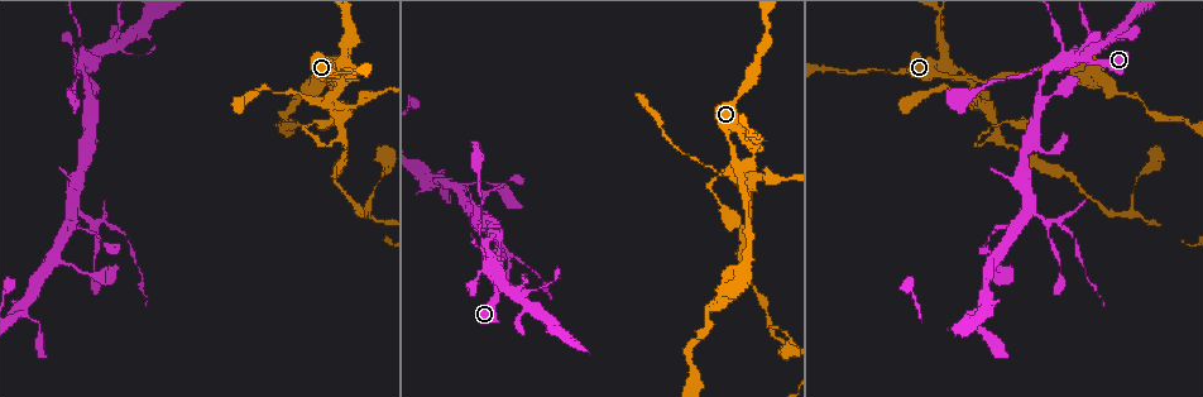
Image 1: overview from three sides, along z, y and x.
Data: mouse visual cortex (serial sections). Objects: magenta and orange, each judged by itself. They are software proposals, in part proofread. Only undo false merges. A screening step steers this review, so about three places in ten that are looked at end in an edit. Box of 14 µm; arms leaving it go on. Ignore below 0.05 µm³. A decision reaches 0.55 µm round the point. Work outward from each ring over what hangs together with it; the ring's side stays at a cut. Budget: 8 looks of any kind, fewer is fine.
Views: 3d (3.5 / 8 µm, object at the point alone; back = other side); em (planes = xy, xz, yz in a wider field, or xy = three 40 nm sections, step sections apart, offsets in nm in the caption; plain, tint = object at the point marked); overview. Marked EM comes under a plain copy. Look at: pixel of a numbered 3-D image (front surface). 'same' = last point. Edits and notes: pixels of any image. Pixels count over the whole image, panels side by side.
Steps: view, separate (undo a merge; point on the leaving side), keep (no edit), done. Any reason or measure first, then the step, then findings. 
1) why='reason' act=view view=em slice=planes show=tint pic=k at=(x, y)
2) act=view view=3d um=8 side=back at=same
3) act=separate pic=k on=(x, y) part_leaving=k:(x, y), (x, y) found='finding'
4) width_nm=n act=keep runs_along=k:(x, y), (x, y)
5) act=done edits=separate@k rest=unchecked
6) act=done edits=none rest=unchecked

why='side arm on a straight run' act=view view=3d um=3.5 pic=1 at=(1047, 67)

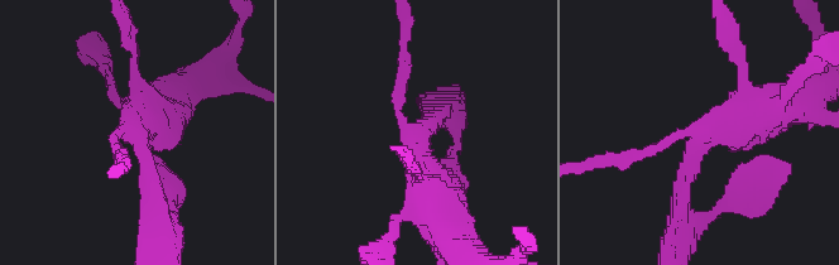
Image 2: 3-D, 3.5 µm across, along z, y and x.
arms=3 arm_widths_nm=150,250,400 act=view view=em slice=xy step=3 show=tint pic=2 at=(131, 132)

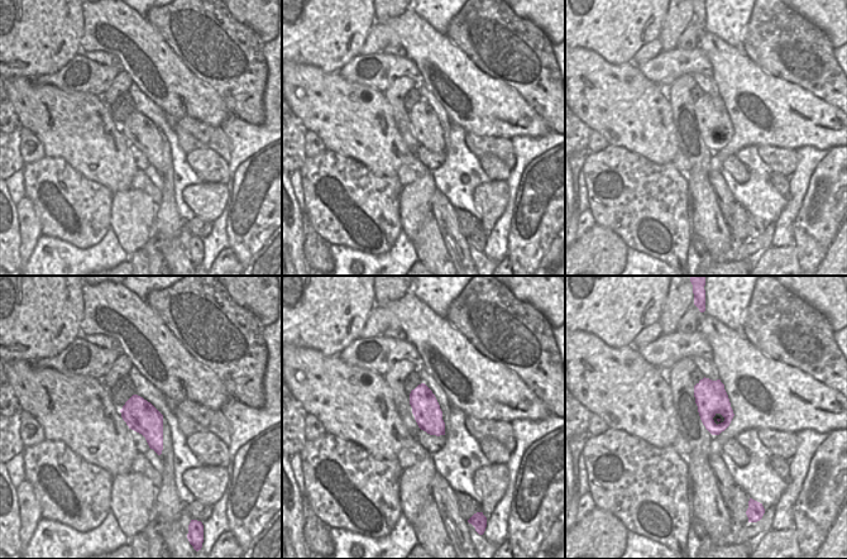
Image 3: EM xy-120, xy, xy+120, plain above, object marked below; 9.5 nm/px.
act=keep runs_along=2:(777, 105), (709, 129), (680, 206) found='continuous, no second cell'

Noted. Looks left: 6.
why='branch point' act=view view=3d um=3.5 pic=1 at=(94, 223)

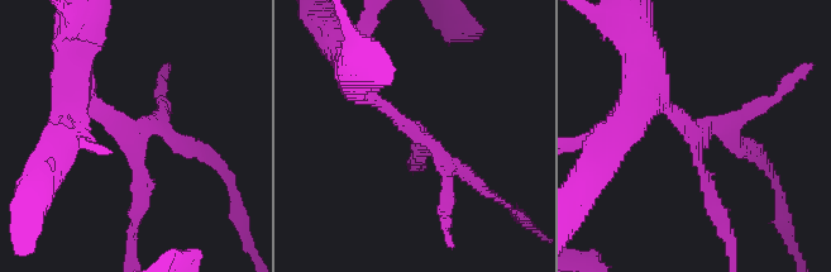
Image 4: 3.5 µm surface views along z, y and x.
act=view view=em slice=xy step=5 show=tint pic=4 at=(126, 131)

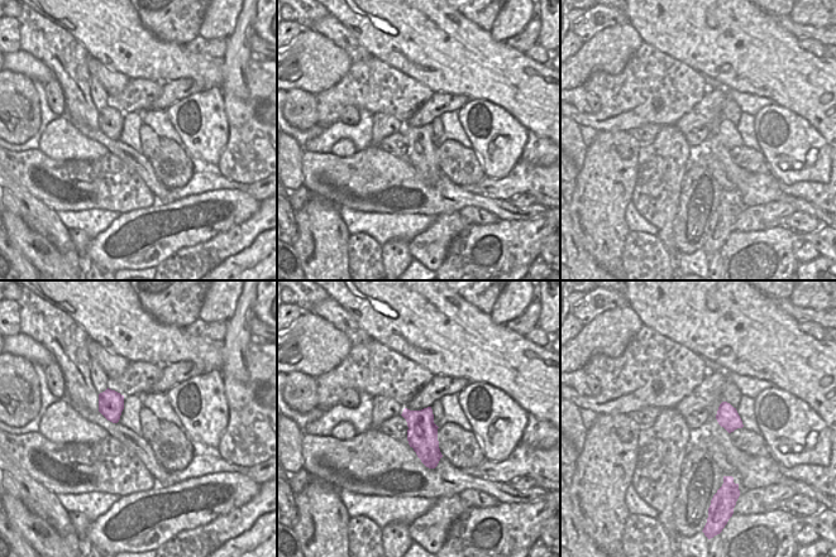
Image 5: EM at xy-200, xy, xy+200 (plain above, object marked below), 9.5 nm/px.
width_nm=280 act=keep runs_along=4:(643, 89), (695, 130), (717, 209) found='one cell here'

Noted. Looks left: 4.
why='sharp bend' act=view view=3d um=8 pic=1 at=(744, 143)

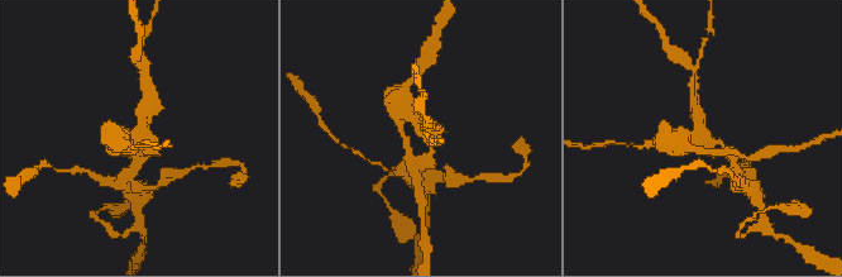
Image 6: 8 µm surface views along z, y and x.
why='zoom in' act=view view=3d um=3.5 pic=6 at=(142, 134)

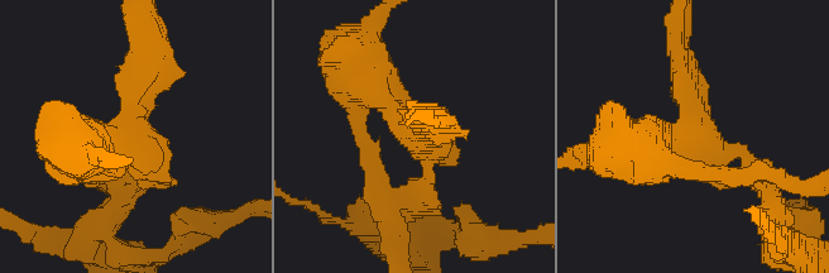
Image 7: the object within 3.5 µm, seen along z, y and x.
act=view view=em slice=xy step=1 show=tint pic=7 at=(128, 135)

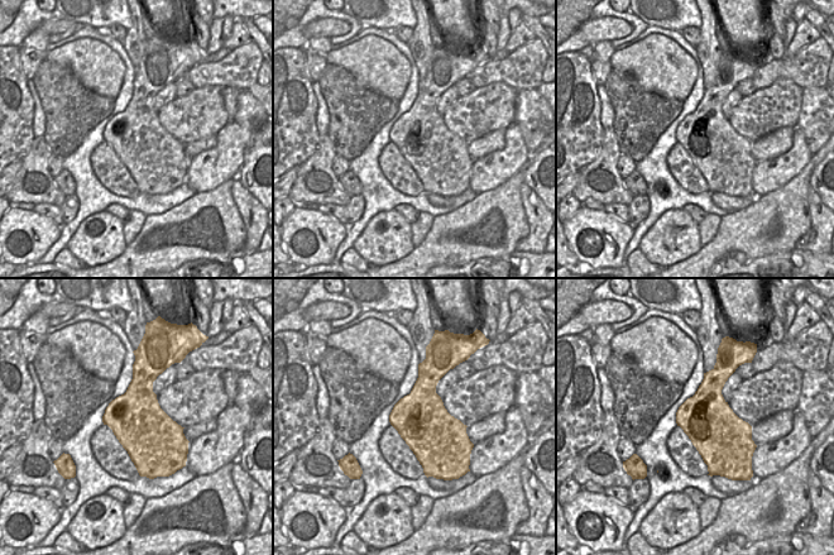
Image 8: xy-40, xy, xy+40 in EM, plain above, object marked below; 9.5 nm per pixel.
width_nm=500 act=separate pic=7 on=(729, 156) part_leaving=7:(393, 110), (427, 143), (416, 201) found='a second cell is stuck on'

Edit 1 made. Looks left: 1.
act=done edits=separate@7 rest=unchecked

